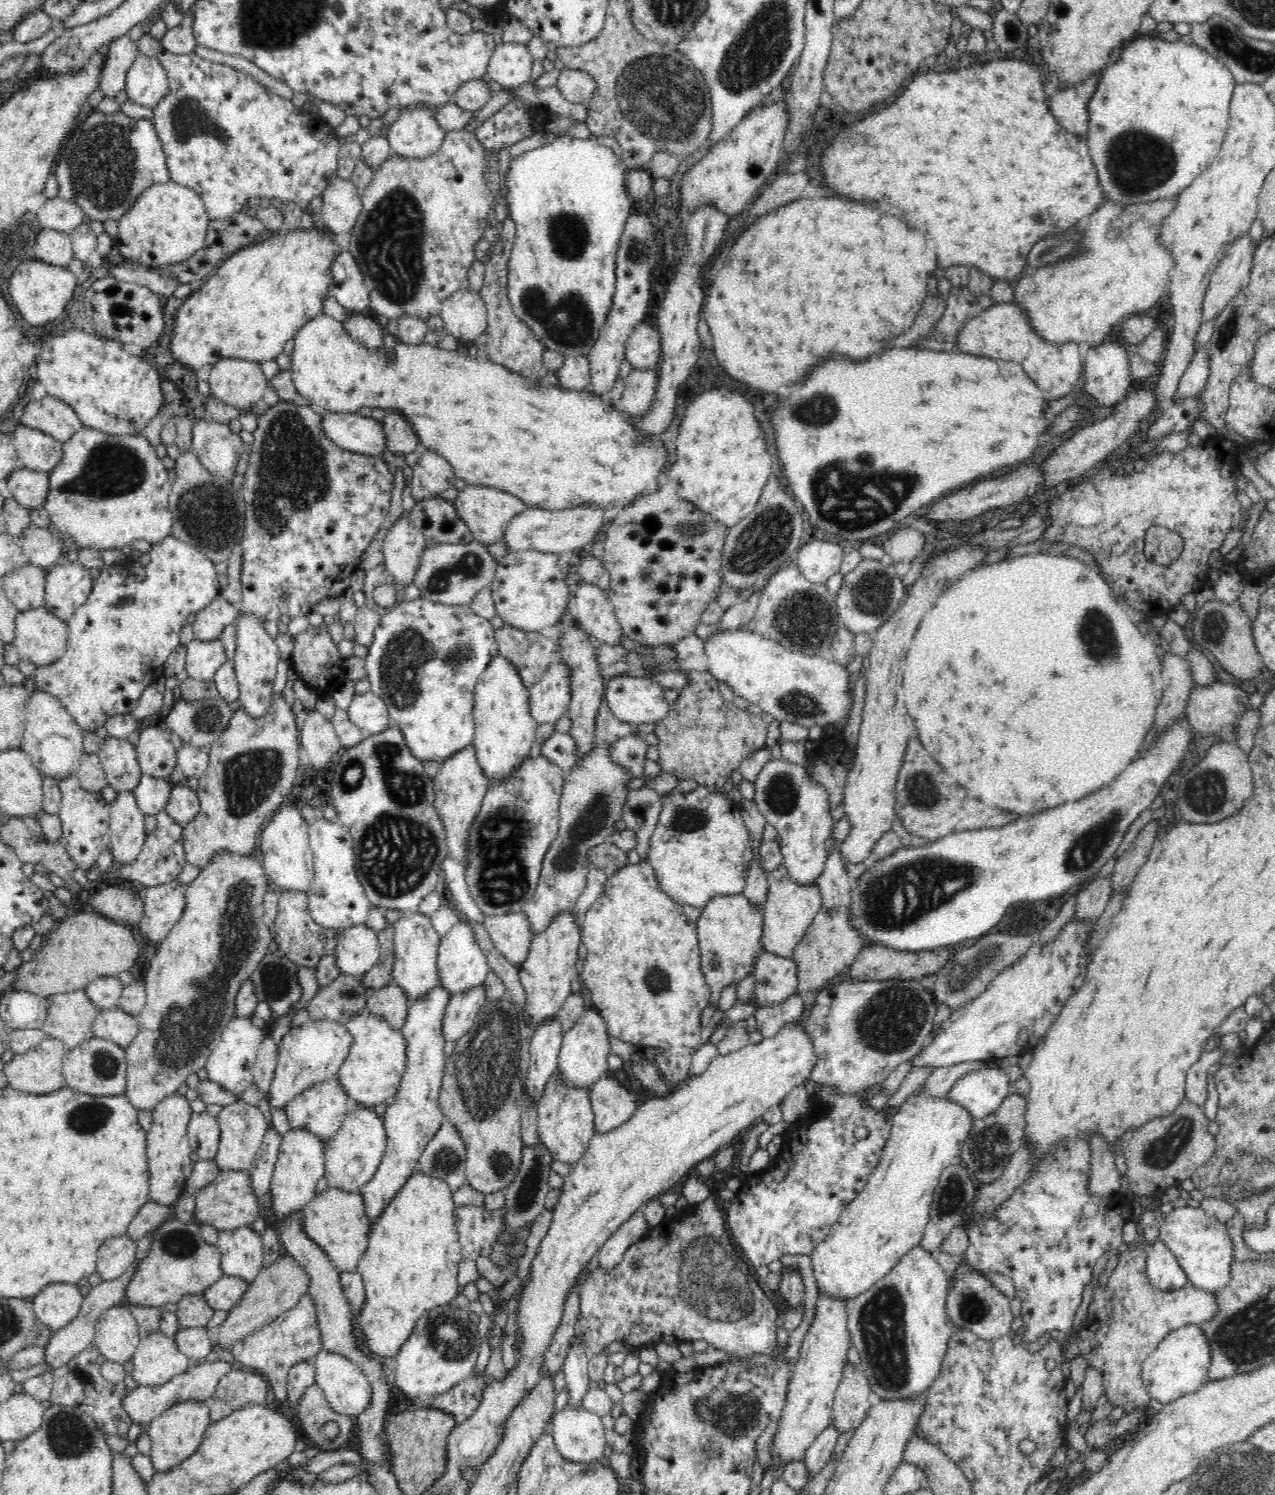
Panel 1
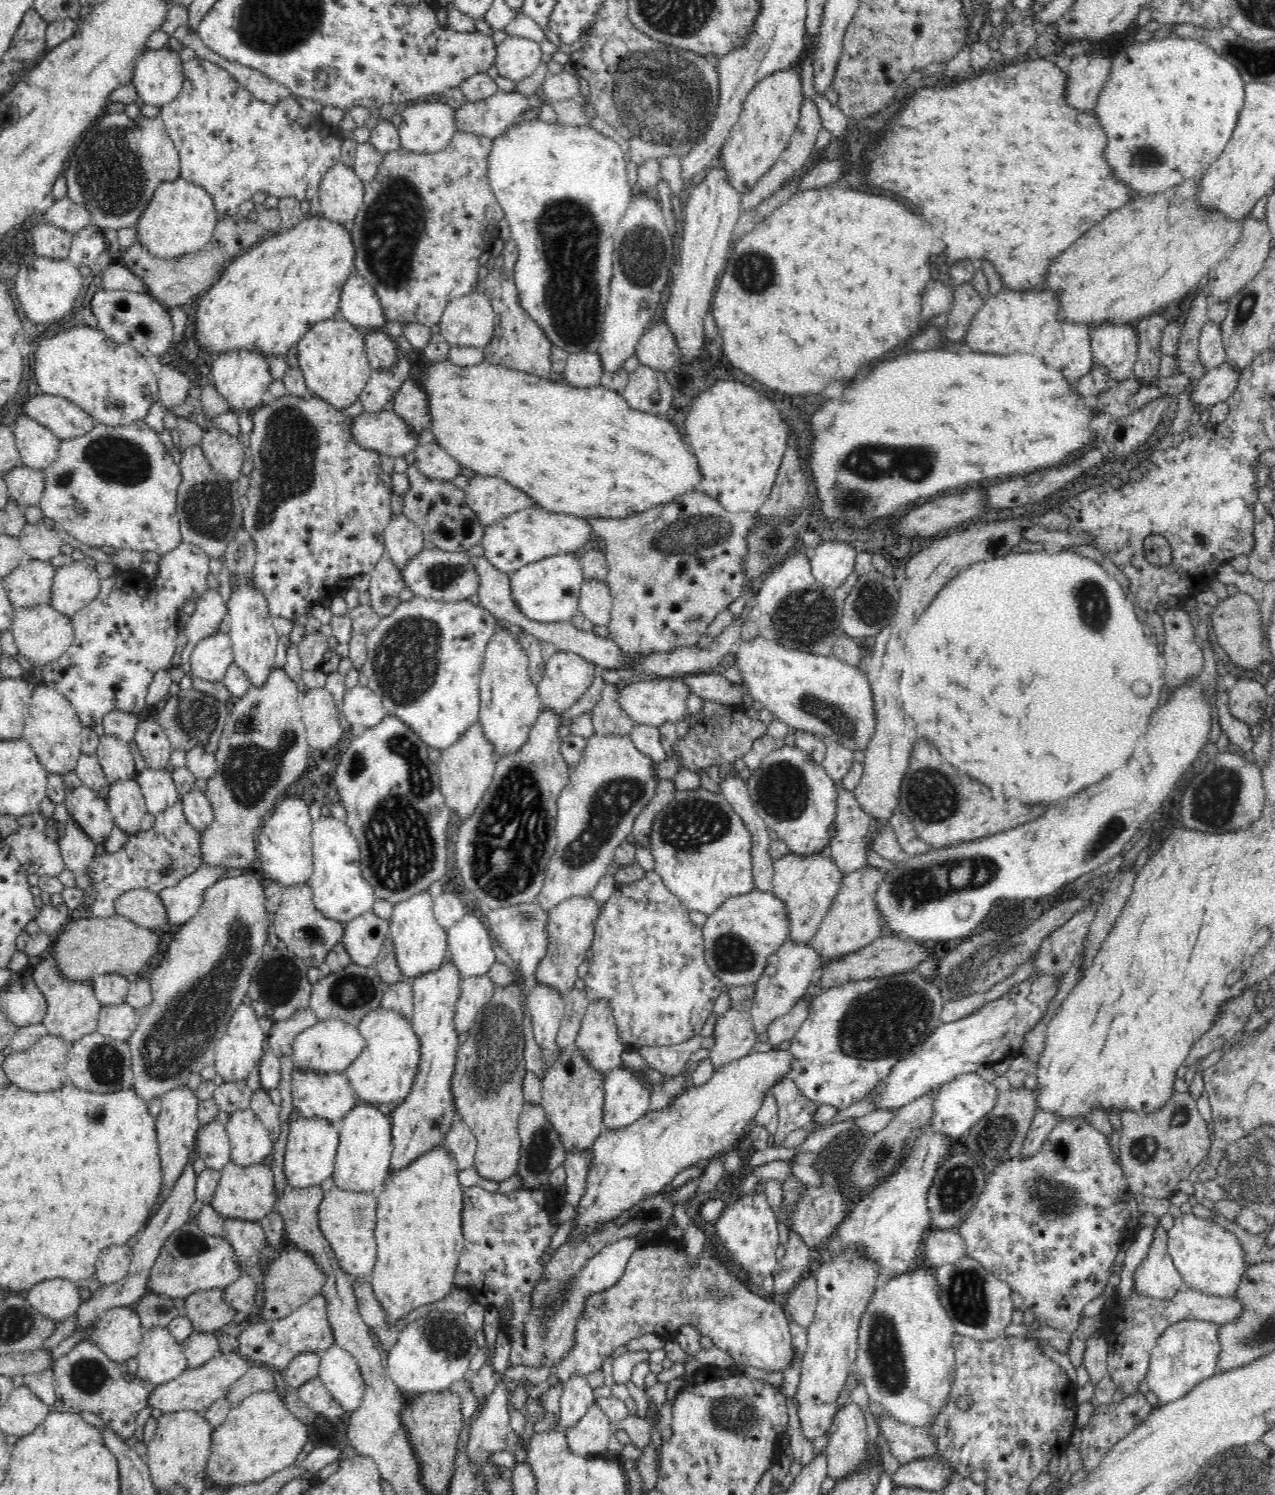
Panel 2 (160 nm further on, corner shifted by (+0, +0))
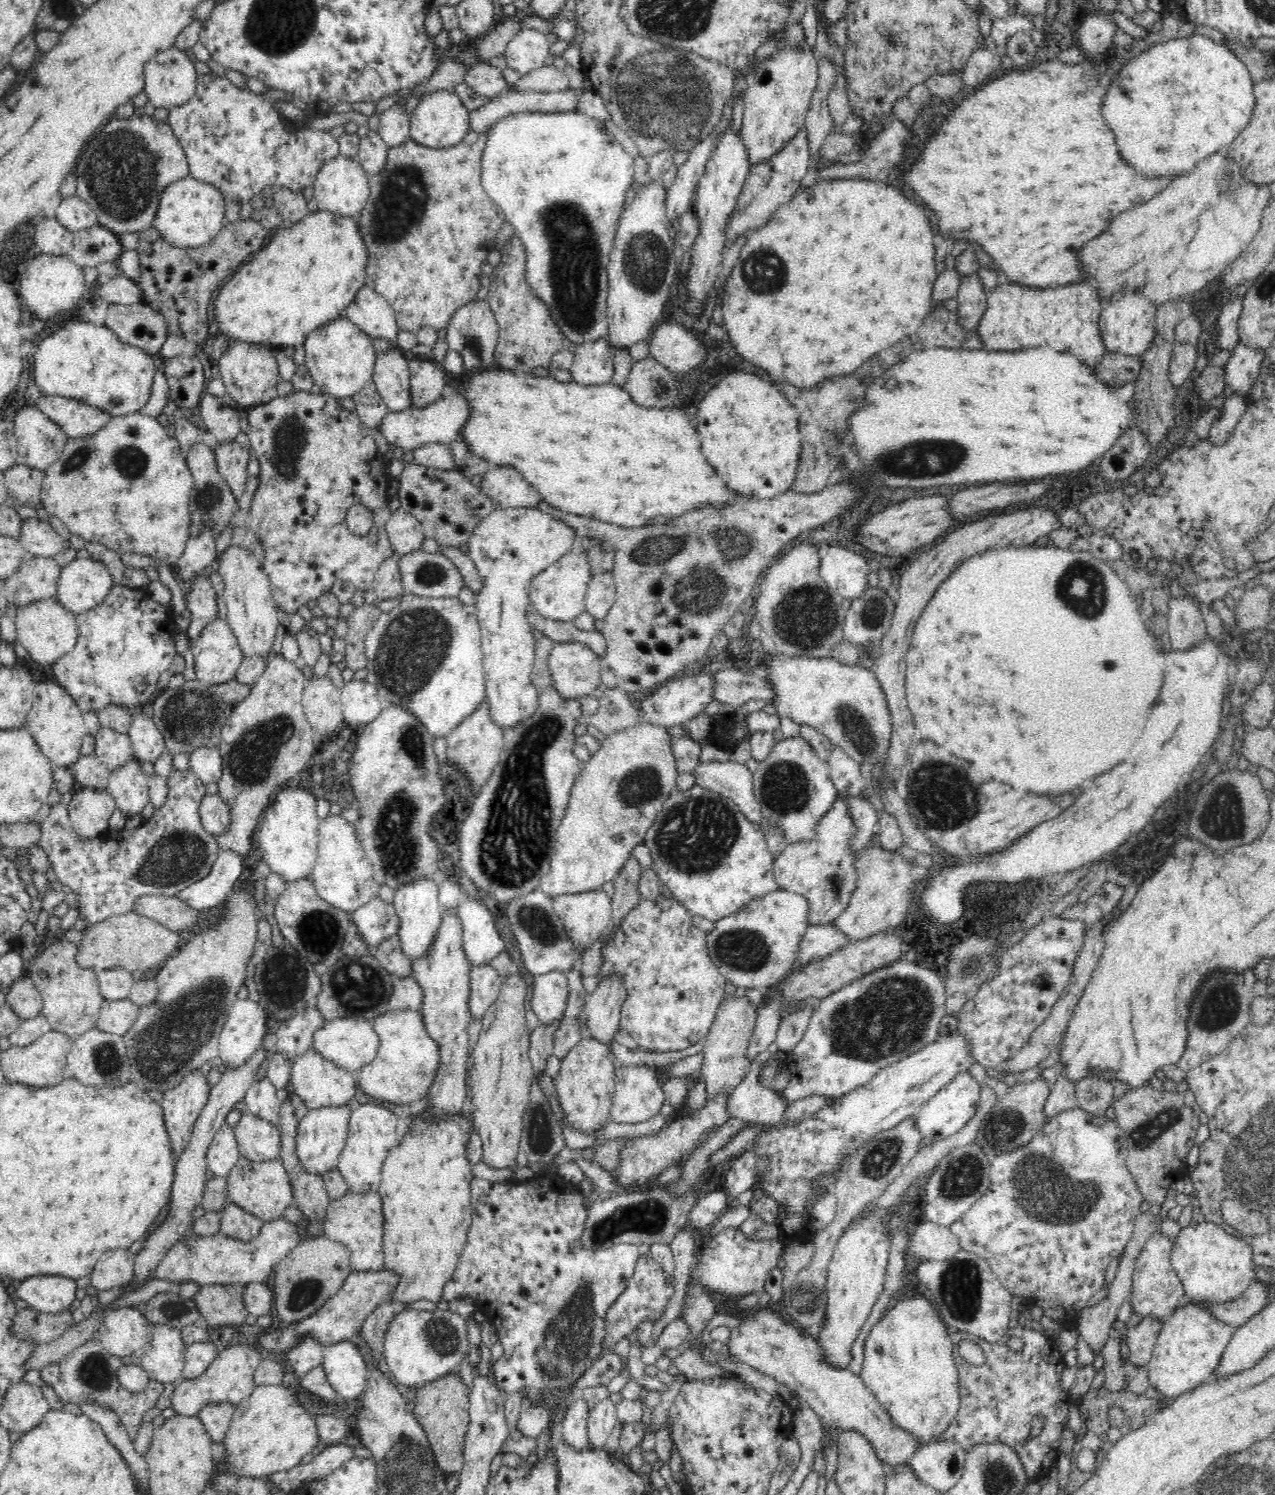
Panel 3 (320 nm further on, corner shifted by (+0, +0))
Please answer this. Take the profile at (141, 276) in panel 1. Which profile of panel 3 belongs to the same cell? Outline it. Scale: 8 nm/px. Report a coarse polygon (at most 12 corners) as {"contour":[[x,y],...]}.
{"contour":[[119,274],[96,289],[106,303],[145,301],[132,279]]}

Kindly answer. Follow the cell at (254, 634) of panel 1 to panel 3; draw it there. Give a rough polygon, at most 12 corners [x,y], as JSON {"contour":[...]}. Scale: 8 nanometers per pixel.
{"contour":[[219,556],[225,621],[244,656],[268,655],[279,614],[258,557]]}

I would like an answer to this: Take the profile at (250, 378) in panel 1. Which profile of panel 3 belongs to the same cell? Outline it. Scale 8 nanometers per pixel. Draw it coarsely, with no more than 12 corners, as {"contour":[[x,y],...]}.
{"contour":[[233,340],[218,360],[235,406],[280,382],[274,349]]}

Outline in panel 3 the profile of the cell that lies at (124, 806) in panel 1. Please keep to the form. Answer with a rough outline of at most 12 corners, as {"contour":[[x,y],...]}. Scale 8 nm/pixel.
{"contour":[[135,759],[109,772],[106,791],[126,818],[151,801]]}

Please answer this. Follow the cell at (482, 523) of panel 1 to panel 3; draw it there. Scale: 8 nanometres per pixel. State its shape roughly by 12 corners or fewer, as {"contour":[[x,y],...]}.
{"contour":[[512,465],[492,466],[480,489],[500,509],[536,508],[540,492]]}

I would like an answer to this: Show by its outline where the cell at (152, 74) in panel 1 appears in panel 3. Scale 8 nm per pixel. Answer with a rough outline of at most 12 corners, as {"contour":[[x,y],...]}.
{"contour":[[166,48],[146,62],[144,91],[155,108],[196,92],[185,51]]}

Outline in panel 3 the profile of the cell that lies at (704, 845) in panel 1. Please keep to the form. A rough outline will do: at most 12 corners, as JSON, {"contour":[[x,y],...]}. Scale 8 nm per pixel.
{"contour":[[675,790],[644,843],[665,888],[715,923],[779,889],[733,800]]}

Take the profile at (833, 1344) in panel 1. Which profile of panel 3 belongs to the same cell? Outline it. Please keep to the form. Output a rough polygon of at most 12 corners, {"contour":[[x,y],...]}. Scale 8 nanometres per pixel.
{"contour":[[891,1210],[854,1220],[826,1278],[824,1361],[846,1368],[884,1290]]}

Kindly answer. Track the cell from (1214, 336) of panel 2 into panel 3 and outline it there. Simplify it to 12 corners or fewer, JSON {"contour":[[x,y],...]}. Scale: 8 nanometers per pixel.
{"contour":[[1243,298],[1228,301],[1217,316],[1215,346],[1233,350],[1239,343]]}

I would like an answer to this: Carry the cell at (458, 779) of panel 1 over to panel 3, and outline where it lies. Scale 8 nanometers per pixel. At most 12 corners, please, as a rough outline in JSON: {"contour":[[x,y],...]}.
{"contour":[[485,698],[446,737],[448,761],[482,790],[505,742]]}

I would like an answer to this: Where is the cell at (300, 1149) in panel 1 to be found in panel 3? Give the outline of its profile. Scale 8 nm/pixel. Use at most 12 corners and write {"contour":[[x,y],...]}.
{"contour":[[348,1105],[308,1109],[296,1128],[302,1167],[337,1166],[348,1136]]}

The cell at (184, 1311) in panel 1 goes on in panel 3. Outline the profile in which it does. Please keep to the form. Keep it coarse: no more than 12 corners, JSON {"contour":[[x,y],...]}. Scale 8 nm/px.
{"contour":[[242,1283],[202,1285],[192,1297],[201,1323],[243,1324]]}

